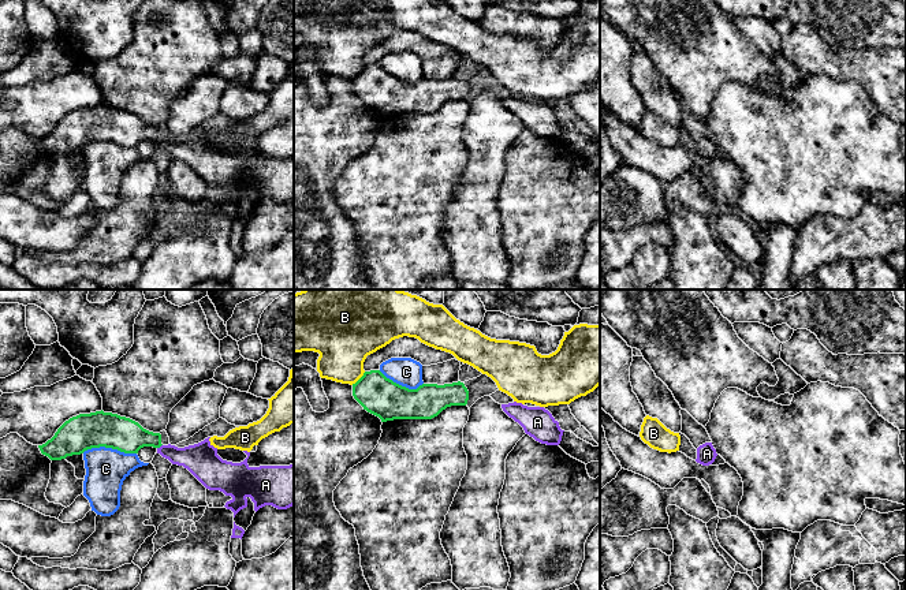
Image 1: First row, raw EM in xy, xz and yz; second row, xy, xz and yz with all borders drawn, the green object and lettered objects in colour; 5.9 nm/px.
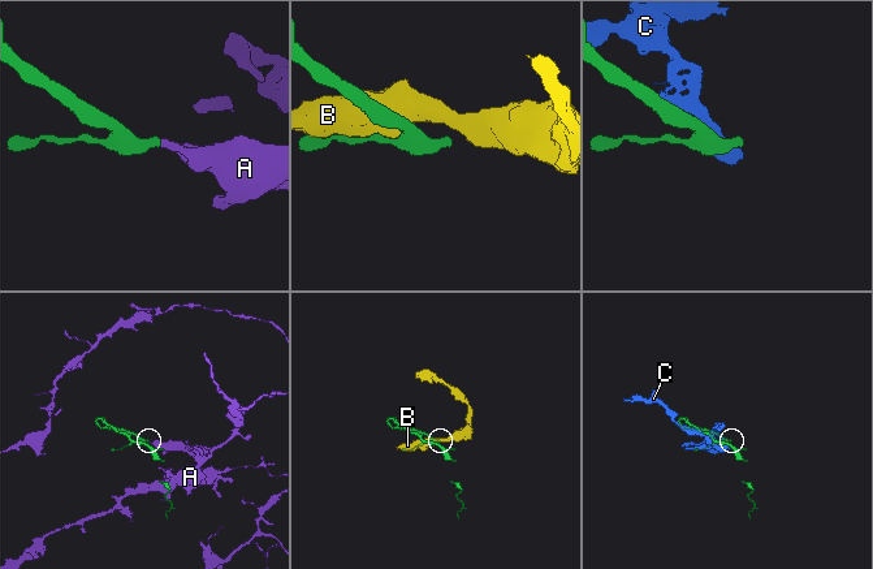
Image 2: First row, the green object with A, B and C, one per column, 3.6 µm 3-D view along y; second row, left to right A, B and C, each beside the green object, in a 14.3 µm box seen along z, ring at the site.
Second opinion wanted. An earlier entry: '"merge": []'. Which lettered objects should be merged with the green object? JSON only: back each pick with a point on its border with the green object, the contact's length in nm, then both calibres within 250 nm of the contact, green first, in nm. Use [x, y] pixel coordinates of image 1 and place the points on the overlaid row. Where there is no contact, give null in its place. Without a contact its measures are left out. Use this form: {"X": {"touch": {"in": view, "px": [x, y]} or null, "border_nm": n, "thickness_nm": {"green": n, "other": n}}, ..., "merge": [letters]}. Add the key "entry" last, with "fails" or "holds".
{"A": {"touch": {"in": "xy", "px": [159, 447]}, "border_nm": 40, "thickness_nm": {"green": 200, "other": 180}}, "merge": ["A"], "entry": "fails"}

